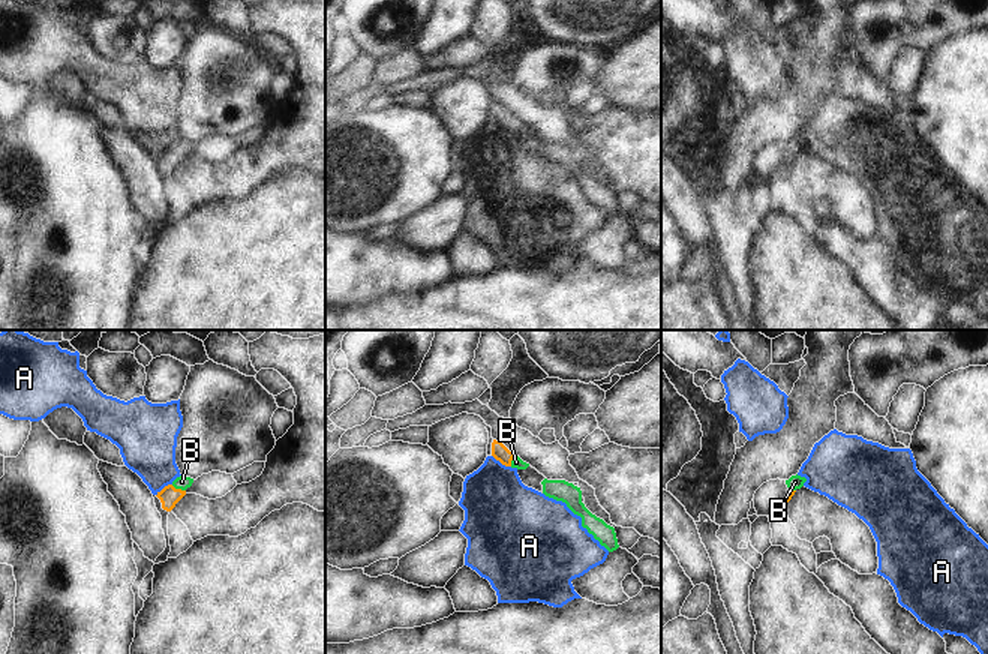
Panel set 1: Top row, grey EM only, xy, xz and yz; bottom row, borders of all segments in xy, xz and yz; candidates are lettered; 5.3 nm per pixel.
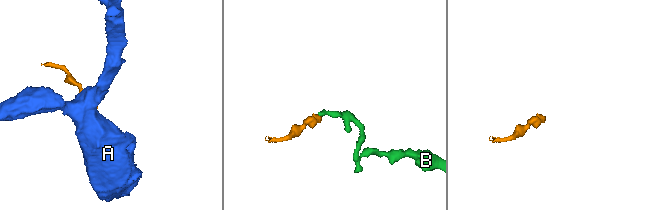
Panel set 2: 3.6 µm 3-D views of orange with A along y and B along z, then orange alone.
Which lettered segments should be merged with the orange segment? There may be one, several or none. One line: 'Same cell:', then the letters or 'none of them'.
Same cell: B

